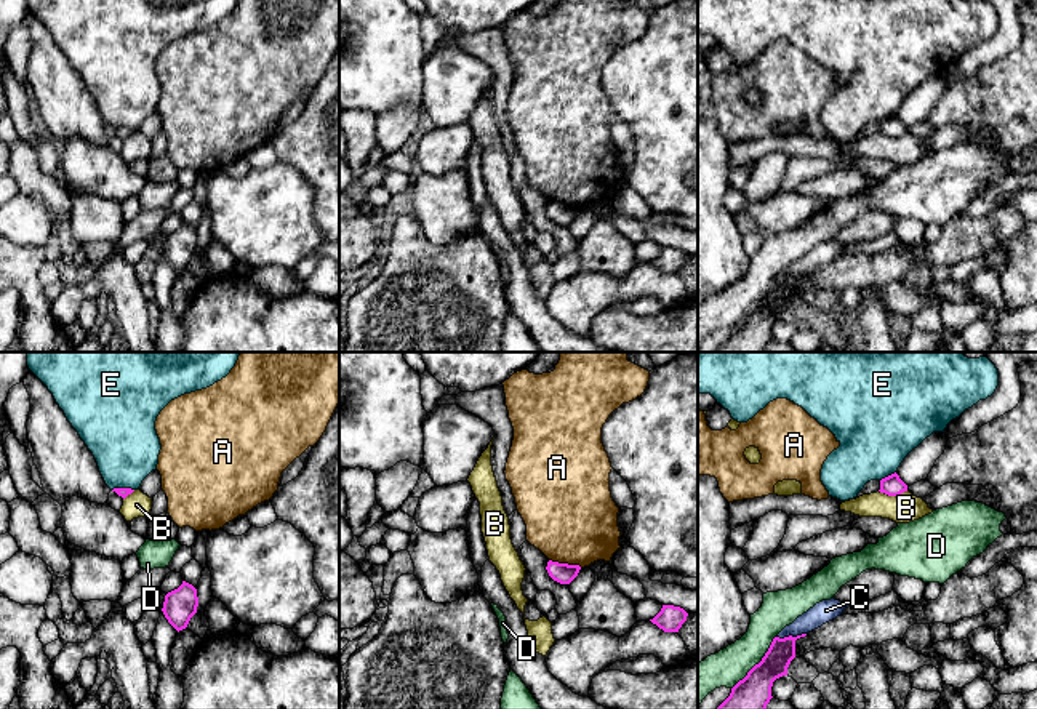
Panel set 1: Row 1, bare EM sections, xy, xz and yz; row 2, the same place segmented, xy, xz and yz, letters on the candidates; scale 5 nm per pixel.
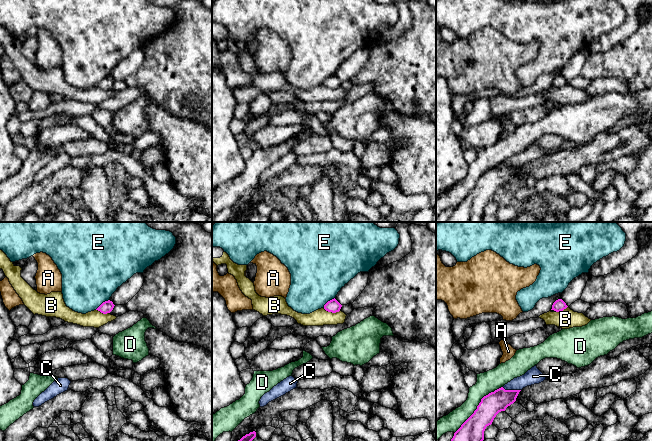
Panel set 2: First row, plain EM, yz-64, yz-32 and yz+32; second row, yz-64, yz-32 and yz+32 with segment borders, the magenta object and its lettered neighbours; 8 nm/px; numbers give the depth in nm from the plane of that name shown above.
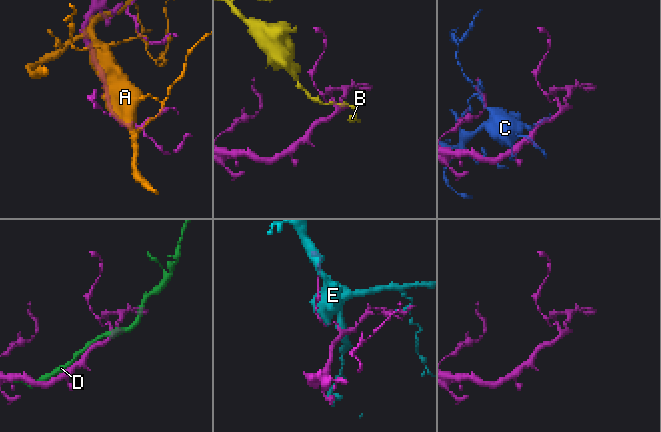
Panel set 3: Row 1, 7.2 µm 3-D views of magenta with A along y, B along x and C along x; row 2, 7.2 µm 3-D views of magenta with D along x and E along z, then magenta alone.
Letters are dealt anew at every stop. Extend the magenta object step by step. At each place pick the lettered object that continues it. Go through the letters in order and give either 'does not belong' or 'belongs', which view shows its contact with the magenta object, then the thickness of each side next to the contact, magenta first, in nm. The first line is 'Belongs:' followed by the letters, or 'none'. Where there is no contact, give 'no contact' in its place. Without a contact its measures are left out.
Belongs: none
A: does not belong; contact in xz; calibres 110 and 460 nm
B: does not belong; contact in yz; calibres 110 and 150 nm
C: does not belong; contact in yz; calibres 140 and 110 nm
D: does not belong; contact in yz; calibres 200 and 180 nm
E: does not belong; contact in yz; calibres 110 and 400 nm

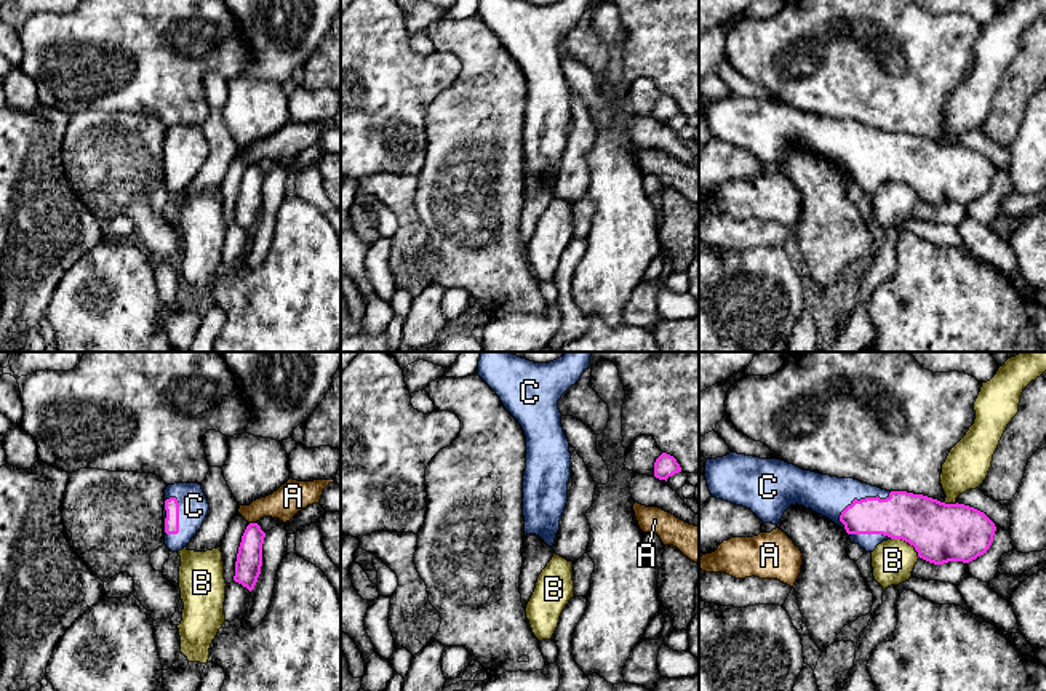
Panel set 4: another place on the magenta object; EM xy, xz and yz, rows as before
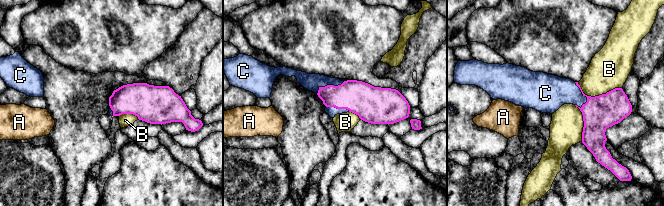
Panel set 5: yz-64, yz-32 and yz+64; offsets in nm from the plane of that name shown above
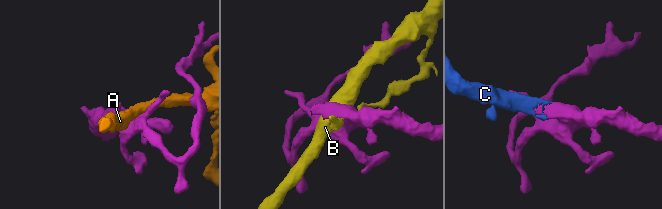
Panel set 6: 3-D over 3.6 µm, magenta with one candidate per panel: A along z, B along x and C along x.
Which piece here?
Belongs: C
A: does not belong; contact in xy; calibres 130 and 160 nm
B: does not belong; contact in yz; calibres 300 and 220 nm
C: belongs; contact in yz; calibres 240 and 200 nm

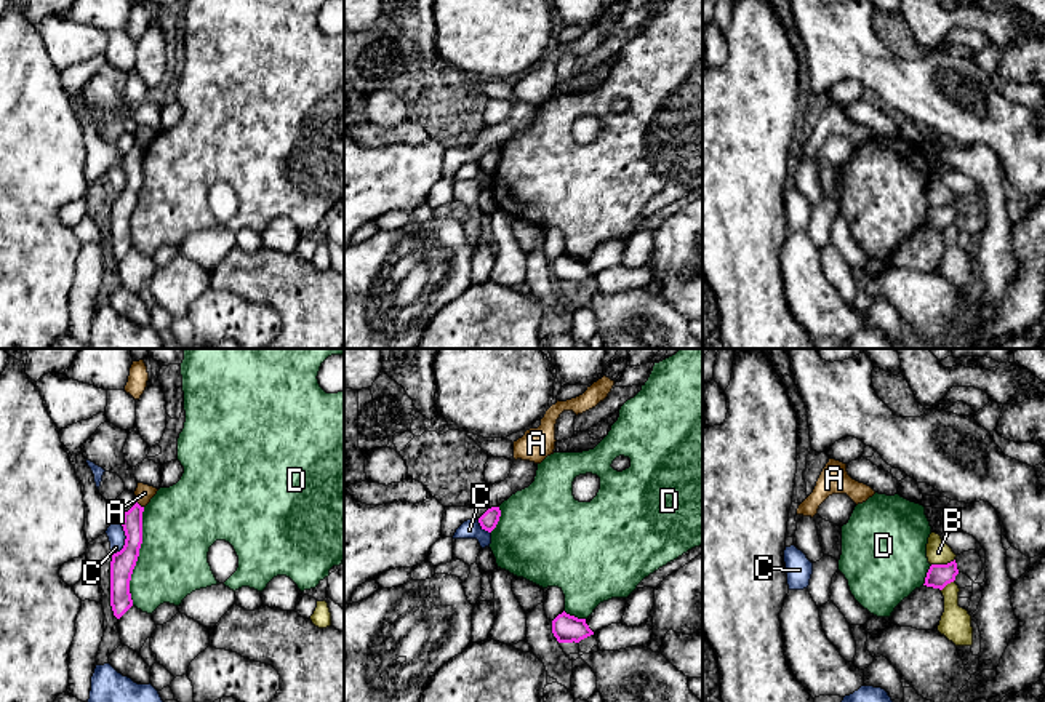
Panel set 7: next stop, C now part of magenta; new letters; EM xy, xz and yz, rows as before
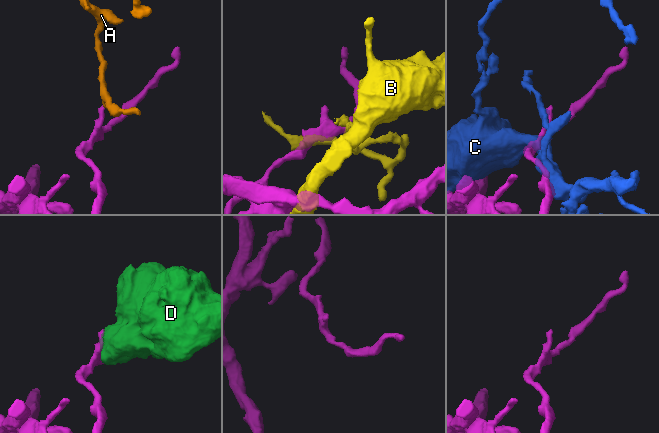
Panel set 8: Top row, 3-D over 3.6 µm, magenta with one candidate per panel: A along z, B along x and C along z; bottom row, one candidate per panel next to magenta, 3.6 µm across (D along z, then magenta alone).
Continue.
Belongs: none
A: does not belong; contact in xy; calibres 100 and 90 nm
B: does not belong; contact in yz; calibres 120 and 120 nm
C: does not belong; contact in xy; calibres 120 and 90 nm
D: does not belong; contact in xy; calibres 120 and 360 nm

